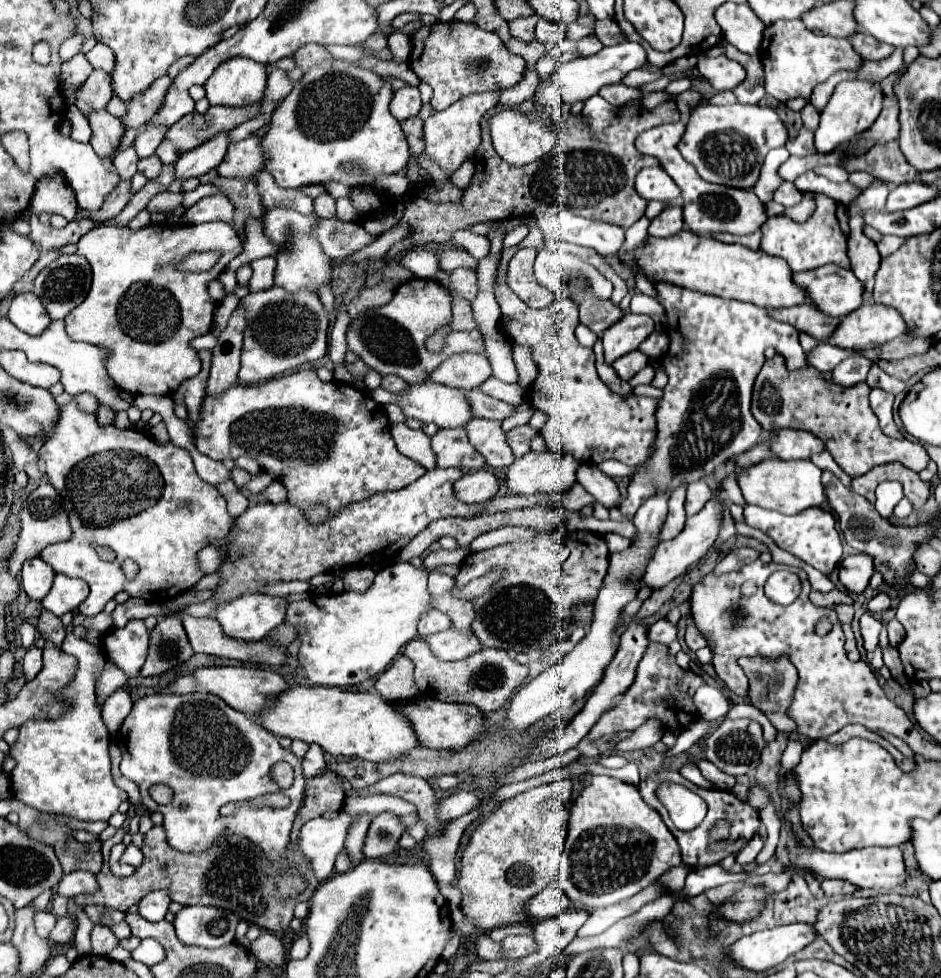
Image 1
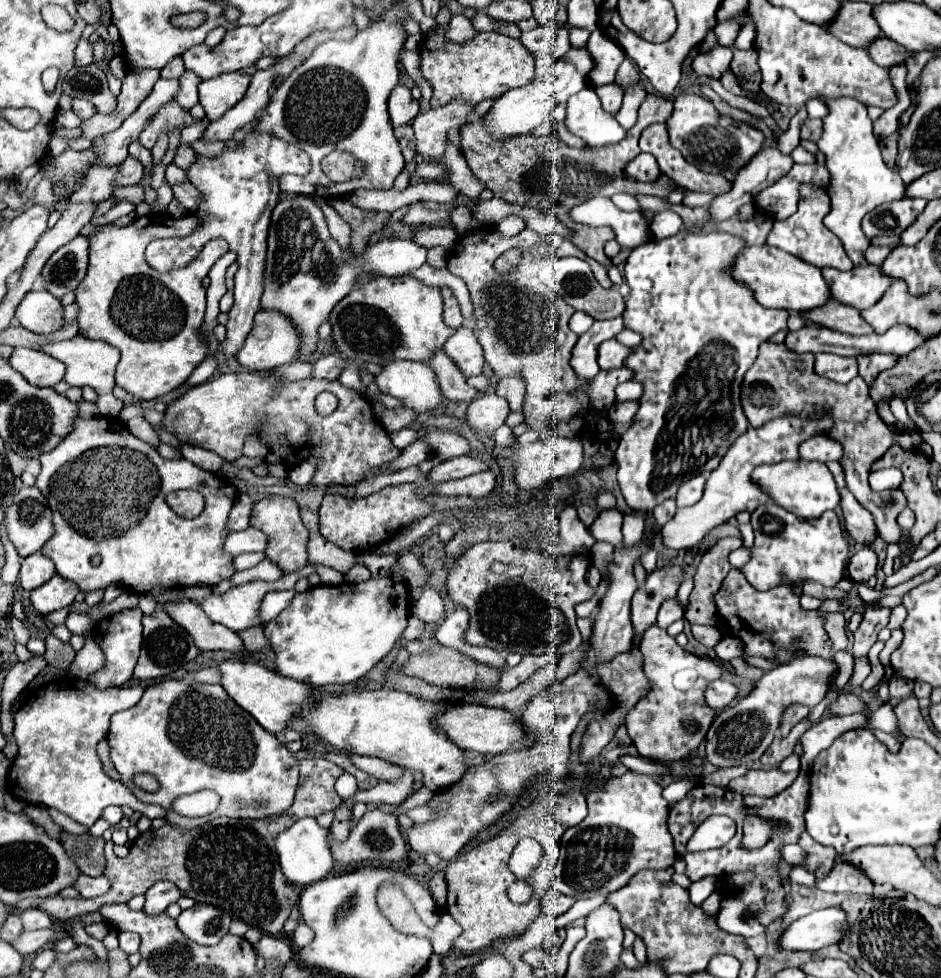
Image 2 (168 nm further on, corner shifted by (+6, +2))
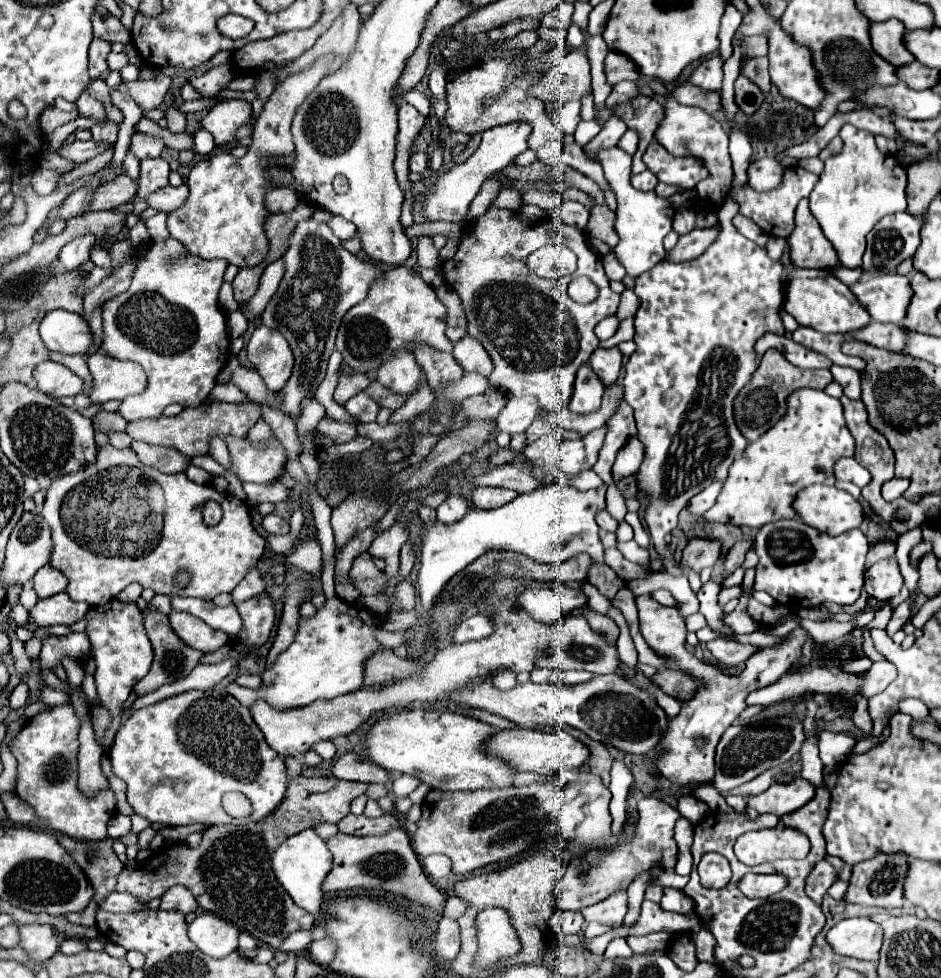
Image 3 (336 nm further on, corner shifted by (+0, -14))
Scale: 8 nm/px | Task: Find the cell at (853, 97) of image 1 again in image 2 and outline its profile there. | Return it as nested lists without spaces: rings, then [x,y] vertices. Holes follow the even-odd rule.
[[[848,96],[824,98],[824,102],[828,106],[828,114],[822,120],[824,132],[816,142],[820,152],[826,154],[826,168],[831,175],[827,192],[831,209],[824,218],[824,224],[842,240],[848,258],[856,266],[860,266],[864,264],[864,254],[870,246],[870,240],[860,228],[862,216],[884,202],[900,200],[904,194],[904,182],[894,170],[884,164],[878,142],[872,134],[872,120],[868,118],[866,106]]]

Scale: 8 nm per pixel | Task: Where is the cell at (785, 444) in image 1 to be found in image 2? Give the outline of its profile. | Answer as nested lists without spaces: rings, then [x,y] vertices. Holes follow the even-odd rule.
[[[822,434],[800,442],[798,452],[800,452],[802,460],[816,460],[816,462],[828,462],[828,460],[840,460],[842,458],[840,444],[828,436],[822,436]]]

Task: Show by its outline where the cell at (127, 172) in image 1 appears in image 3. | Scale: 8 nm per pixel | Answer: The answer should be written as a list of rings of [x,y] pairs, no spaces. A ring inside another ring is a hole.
[[[90,236],[76,238],[60,250],[60,262],[64,264],[66,270],[76,270],[90,260],[88,252],[90,252],[92,246],[94,246],[94,240],[90,240]]]

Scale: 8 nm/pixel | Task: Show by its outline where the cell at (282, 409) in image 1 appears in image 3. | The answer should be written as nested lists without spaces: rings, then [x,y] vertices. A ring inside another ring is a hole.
[[[214,402],[212,406],[198,406],[198,408],[184,408],[178,416],[158,416],[158,418],[144,418],[144,420],[134,420],[128,422],[126,434],[132,440],[142,440],[146,444],[156,444],[156,446],[170,446],[178,448],[186,456],[198,456],[198,454],[208,454],[208,440],[212,436],[246,436],[248,430],[256,424],[260,418],[260,406],[254,402],[244,402],[244,404],[226,404],[226,402]]]

